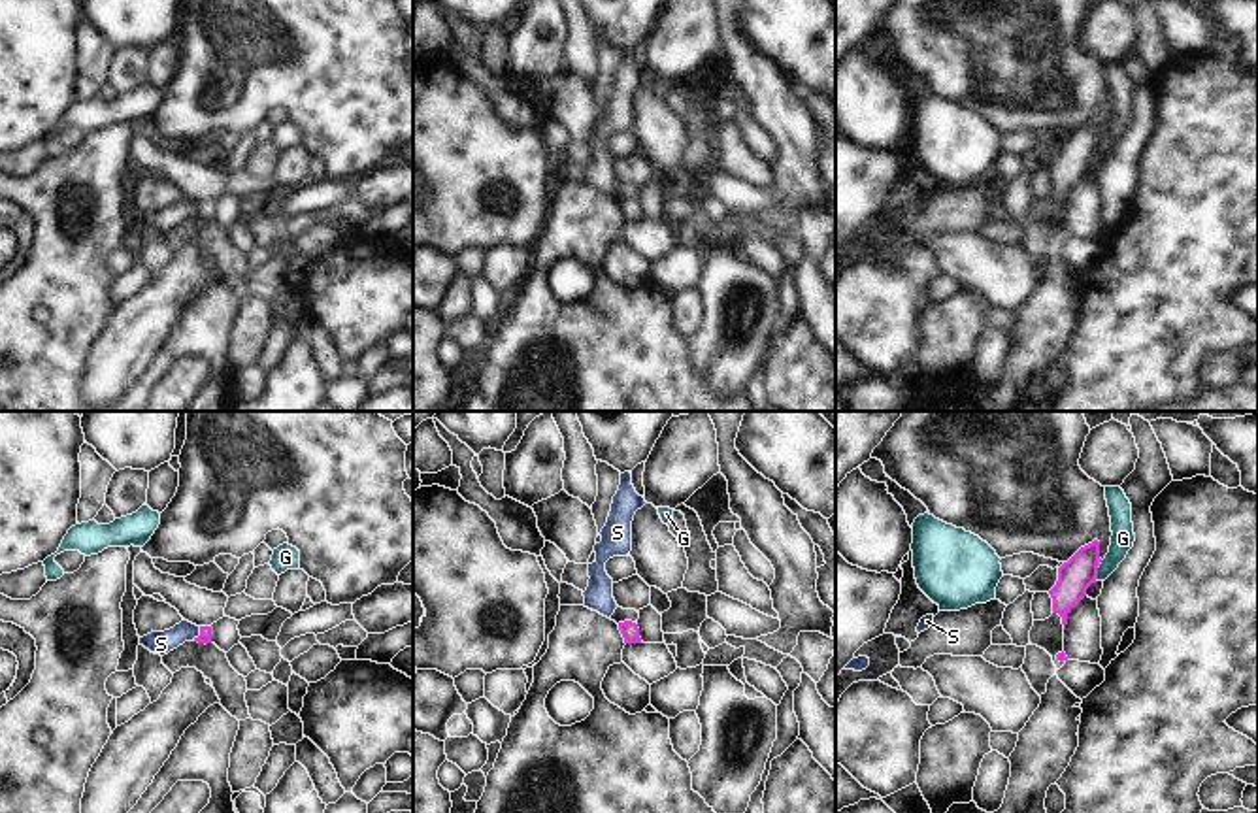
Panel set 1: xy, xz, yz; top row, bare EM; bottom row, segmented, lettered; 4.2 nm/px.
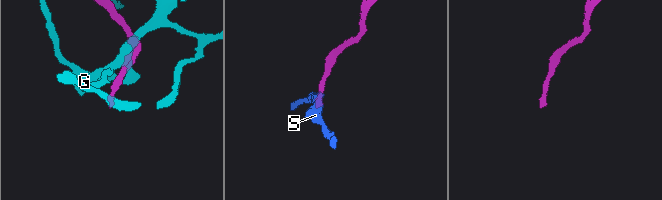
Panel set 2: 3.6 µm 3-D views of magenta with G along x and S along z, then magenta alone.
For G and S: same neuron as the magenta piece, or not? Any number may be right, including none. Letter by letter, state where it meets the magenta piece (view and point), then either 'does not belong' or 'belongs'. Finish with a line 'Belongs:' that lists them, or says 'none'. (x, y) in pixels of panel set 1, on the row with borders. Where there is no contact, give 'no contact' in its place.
G: meets magenta in yz at (1096, 574); does not belong
S: meets magenta in xy at (200, 634); does not belong
Belongs: none

